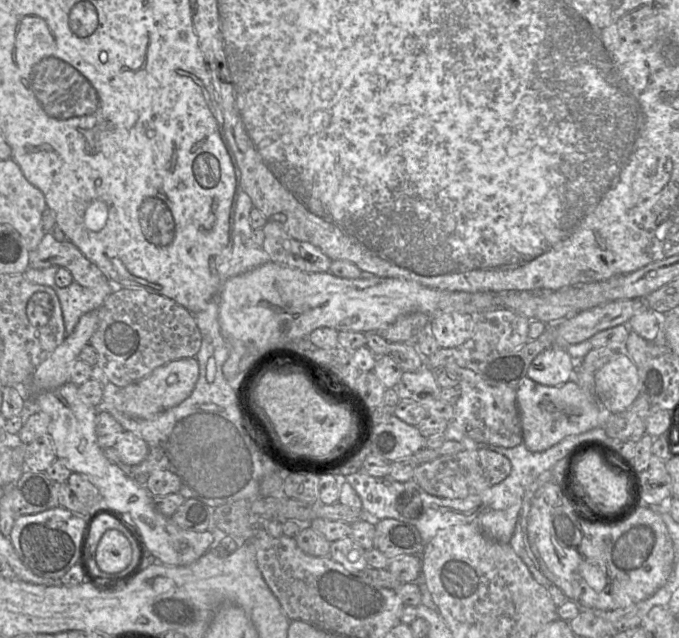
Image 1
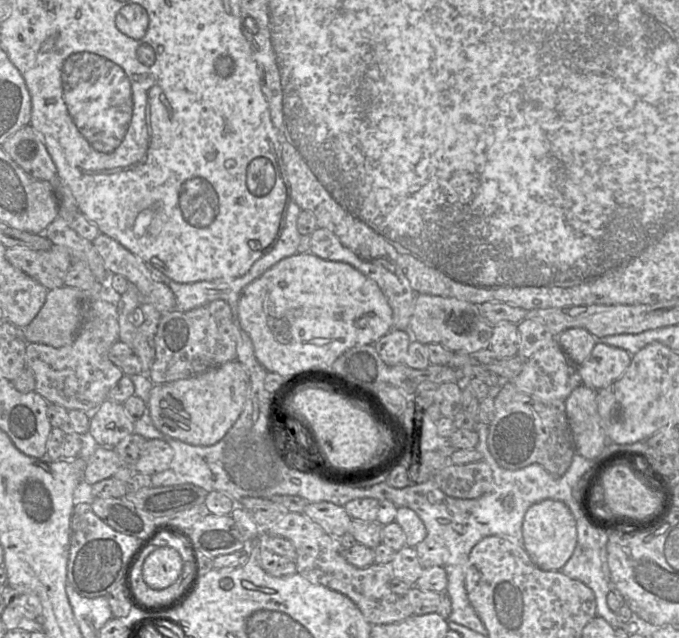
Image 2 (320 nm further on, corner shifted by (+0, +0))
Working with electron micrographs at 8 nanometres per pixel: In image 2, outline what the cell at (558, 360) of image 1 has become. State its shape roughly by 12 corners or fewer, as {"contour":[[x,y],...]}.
{"contour":[[597,342],[578,365],[582,384],[597,391],[627,371],[632,356]]}

